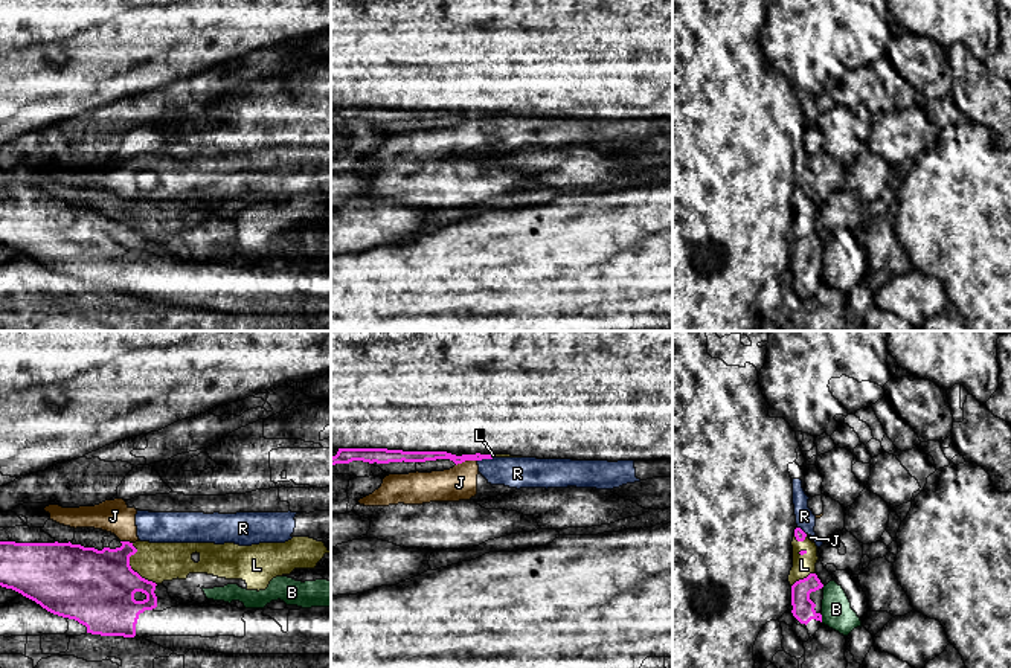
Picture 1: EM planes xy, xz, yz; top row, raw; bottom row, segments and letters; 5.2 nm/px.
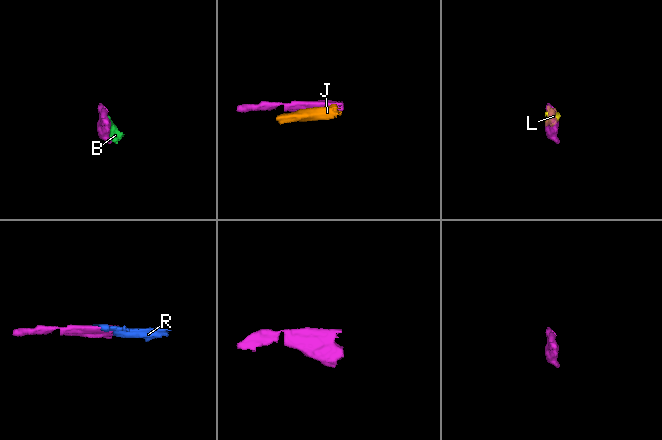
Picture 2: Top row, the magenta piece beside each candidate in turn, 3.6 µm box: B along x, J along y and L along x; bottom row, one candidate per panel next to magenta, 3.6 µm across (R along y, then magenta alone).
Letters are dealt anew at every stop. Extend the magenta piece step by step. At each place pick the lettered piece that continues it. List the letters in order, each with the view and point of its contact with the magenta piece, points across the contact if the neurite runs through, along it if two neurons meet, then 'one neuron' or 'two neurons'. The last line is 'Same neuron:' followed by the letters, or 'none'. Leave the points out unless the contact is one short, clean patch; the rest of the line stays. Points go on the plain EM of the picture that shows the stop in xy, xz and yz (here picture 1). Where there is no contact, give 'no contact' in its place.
B: contact yz (821, 276); border yz (819, 272), (822, 279); two neurons
J: contact xz (465, 118); border xz (476, 118), (467, 118), (456, 124); two neurons
L: contact xy (130, 226); one neuron
R: contact xz (485, 116); border xz (493, 116), (478, 119); two neurons
Same neuron: L

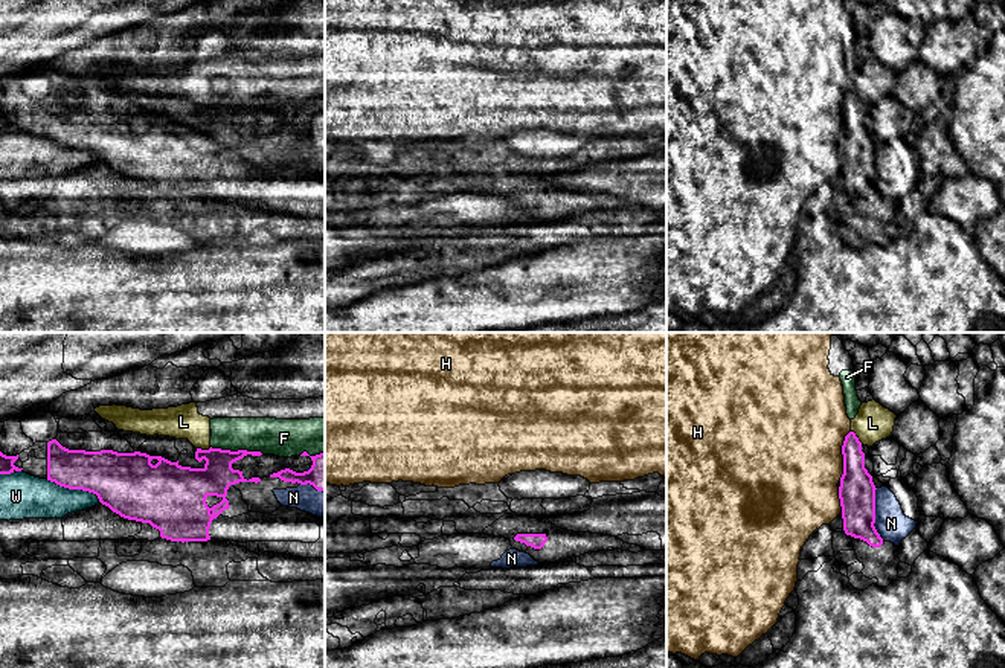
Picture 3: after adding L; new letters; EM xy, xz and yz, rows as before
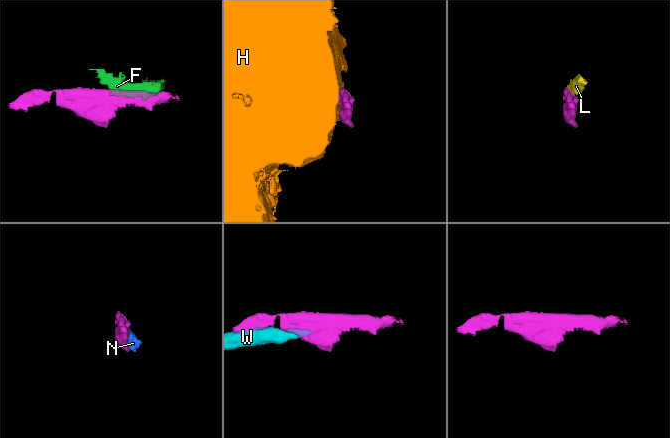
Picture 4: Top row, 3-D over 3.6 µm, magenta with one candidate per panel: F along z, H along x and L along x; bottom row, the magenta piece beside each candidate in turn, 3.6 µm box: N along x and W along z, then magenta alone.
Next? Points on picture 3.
F: contact xy (238, 109); two neurons
H: contact yz (842, 112); two neurons
L: contact xy (203, 109); border xy (211, 105), (197, 107); two neurons
N: contact yz (874, 173); border yz (876, 147), (874, 186), (883, 199); two neurons
W: contact xy (75, 147); two neurons
Same neuron: none

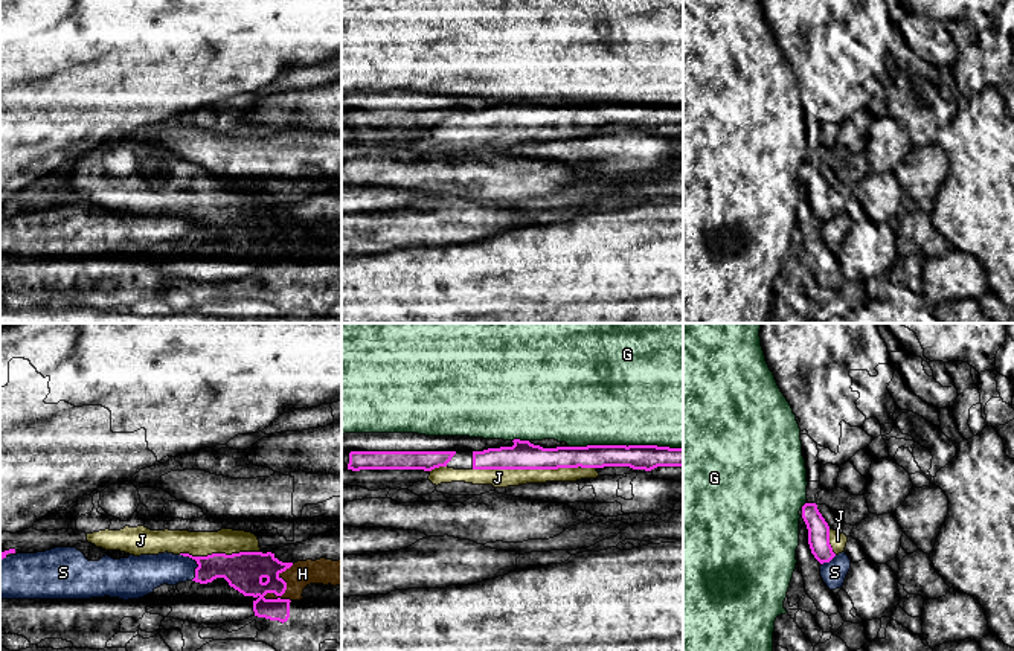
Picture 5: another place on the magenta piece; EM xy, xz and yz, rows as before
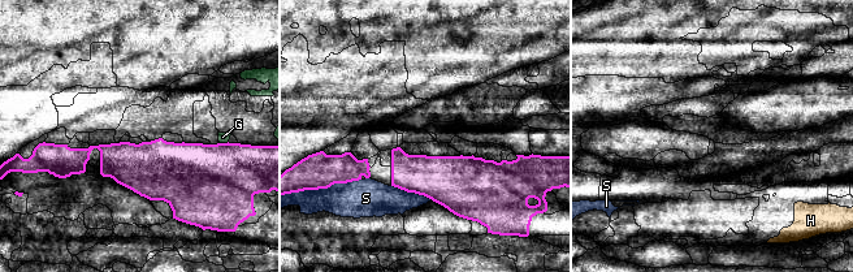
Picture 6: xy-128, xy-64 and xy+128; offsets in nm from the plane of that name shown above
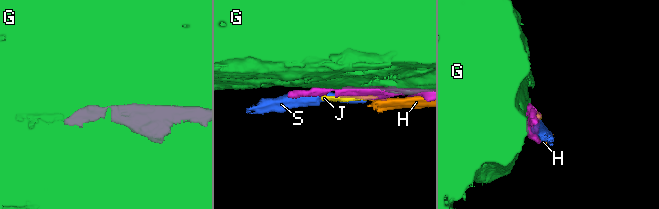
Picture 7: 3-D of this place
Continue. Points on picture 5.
G: contact xz (625, 104); two neurons
H: contact xy (285, 244); border xy (293, 223), (279, 234), (285, 249), (266, 258); two neurons
J: contact xz (534, 127); one neuron
S: contact xy (197, 221); two neurons
Same neuron: J

